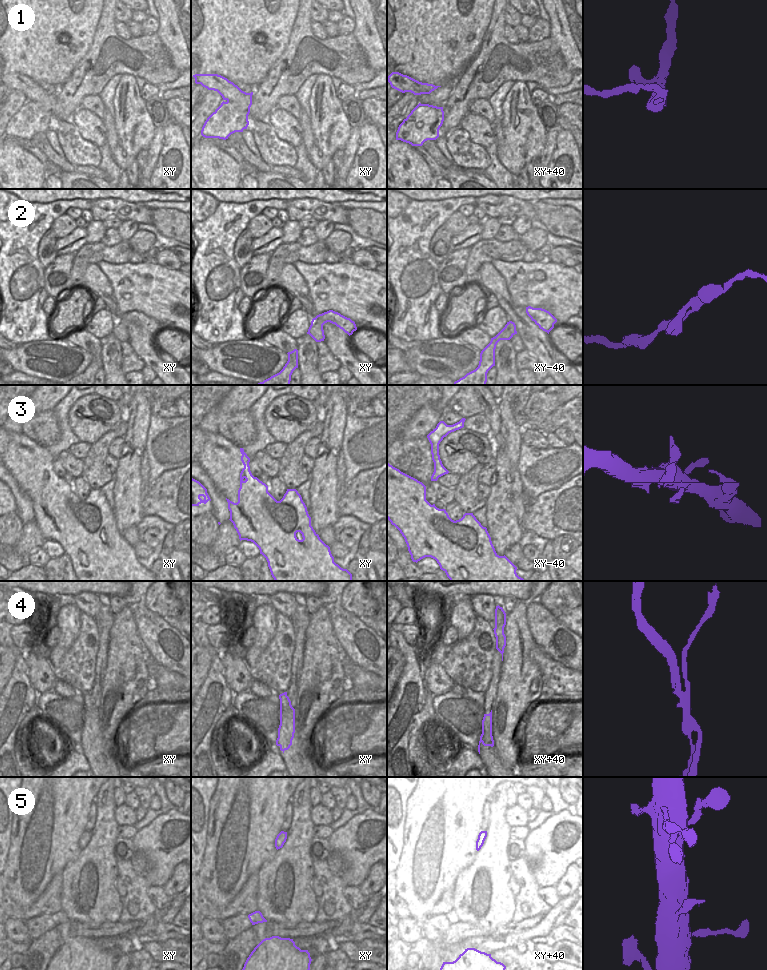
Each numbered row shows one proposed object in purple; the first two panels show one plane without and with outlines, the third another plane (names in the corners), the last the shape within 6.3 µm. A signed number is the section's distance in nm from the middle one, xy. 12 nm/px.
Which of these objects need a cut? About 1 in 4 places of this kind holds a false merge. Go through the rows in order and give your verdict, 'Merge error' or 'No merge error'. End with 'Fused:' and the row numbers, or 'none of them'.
1: Merge error
2: No merge error
3: No merge error
4: Merge error
5: No merge error
Fused: 1, 4

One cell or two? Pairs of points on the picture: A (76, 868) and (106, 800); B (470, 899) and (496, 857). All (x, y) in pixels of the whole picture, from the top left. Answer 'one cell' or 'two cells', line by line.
A: one cell
B: one cell

